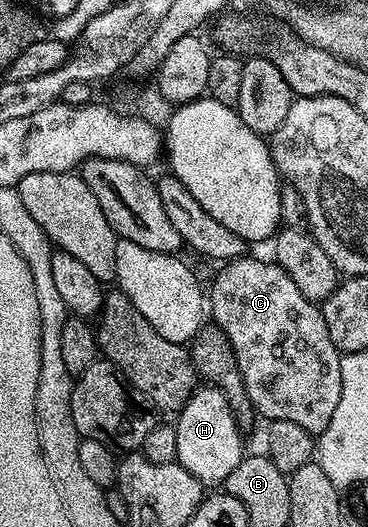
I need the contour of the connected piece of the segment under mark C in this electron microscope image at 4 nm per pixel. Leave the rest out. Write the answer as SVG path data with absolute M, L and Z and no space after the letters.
M246 255L222 264L220 269L213 283L211 317L213 313L217 320L214 321L216 328L221 329L229 341L254 410L260 416L262 413L266 422L299 423L299 427L319 435L327 423L331 423L331 415L335 415L335 407L339 404L342 358L327 335L327 323L323 323L320 308L308 301L303 291L291 283L291 275L287 275L287 271L272 260L260 261L257 257Z

